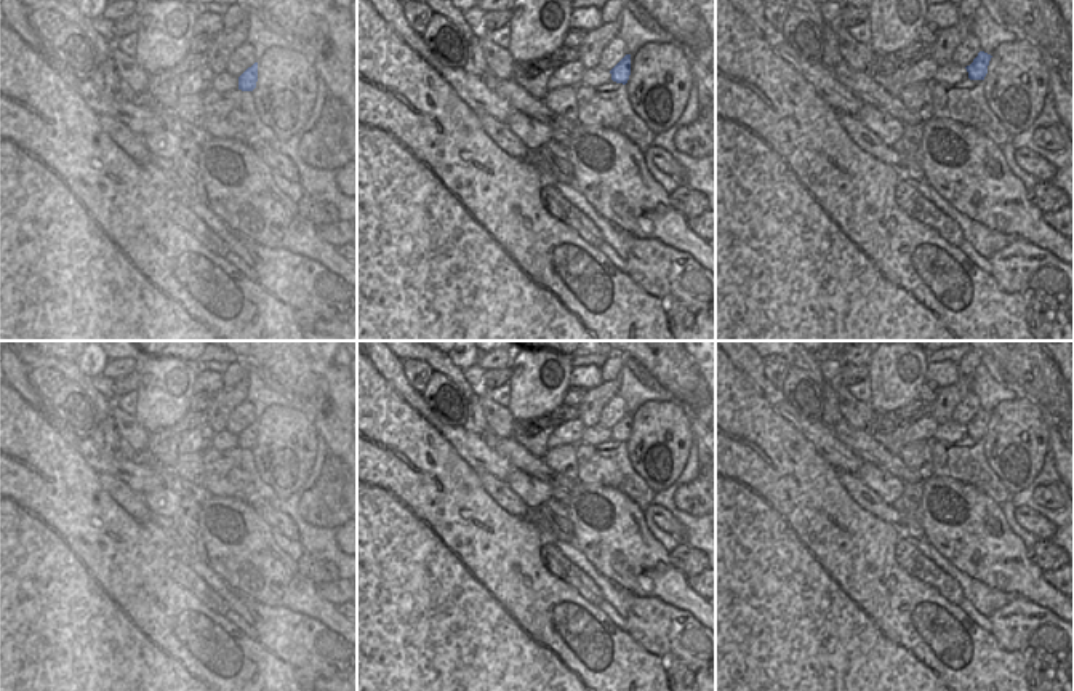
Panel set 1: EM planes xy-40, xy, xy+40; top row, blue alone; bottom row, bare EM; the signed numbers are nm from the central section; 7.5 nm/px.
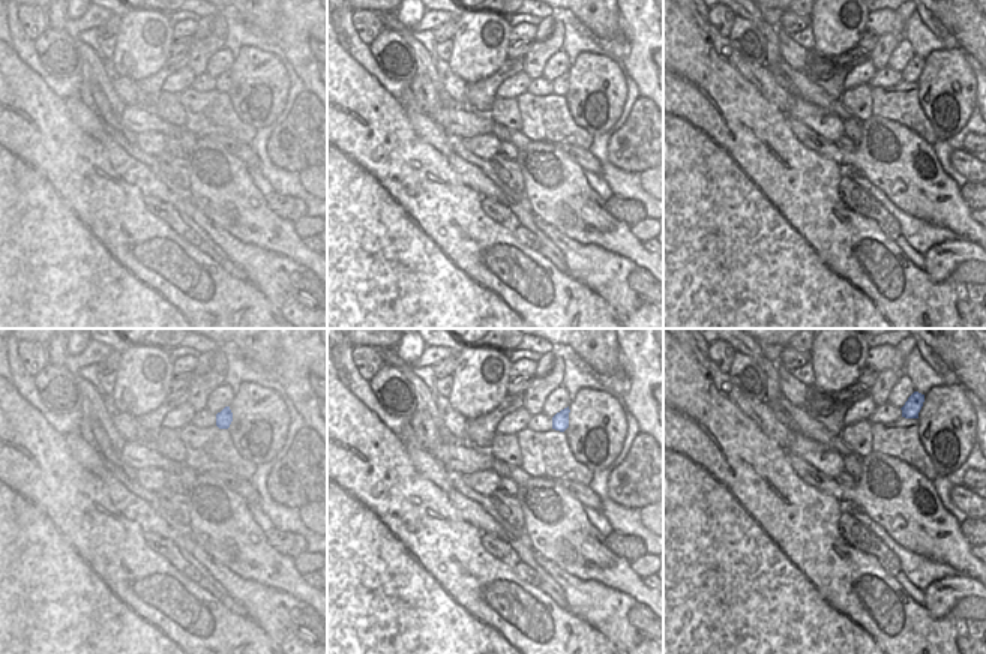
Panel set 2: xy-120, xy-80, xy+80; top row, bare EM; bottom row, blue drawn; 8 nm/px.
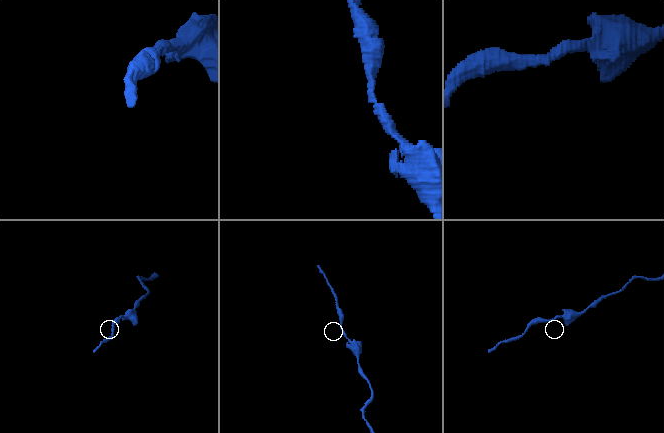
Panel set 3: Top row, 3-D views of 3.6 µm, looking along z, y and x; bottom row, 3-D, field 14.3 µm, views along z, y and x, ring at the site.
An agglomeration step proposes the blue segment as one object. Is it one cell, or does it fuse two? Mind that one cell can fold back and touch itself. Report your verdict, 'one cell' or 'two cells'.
one cell

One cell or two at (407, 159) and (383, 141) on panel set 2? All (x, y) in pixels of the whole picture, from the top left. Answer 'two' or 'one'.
one

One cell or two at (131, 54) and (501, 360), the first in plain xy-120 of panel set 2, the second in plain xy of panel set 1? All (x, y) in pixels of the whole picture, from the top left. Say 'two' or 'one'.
two

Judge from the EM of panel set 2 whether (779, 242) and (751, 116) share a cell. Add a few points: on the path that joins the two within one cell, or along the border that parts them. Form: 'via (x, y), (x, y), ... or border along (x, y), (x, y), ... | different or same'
via (821, 252), (760, 182), (760, 161) | same

